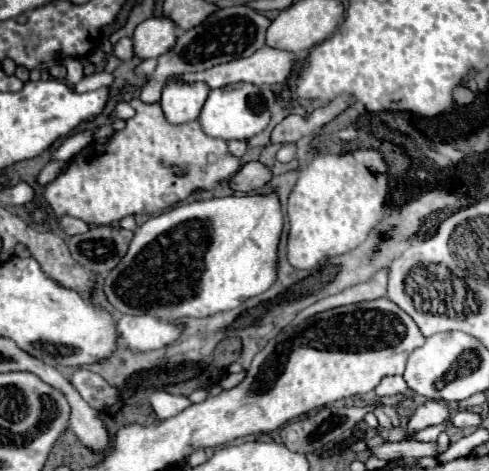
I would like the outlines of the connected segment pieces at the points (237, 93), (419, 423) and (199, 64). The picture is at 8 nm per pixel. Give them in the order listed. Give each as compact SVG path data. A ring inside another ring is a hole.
M228 85L226 89L212 89L208 93L198 121L208 137L216 137L222 141L248 141L266 129L274 103L276 95L268 85Z
M426 401L410 417L406 435L410 437L410 435L414 435L414 433L418 433L418 431L422 431L422 429L426 429L430 425L440 425L440 423L448 421L448 417L450 417L450 413L448 413L446 403L442 403L442 401Z
M228 7L228 9L214 11L202 23L204 25L198 25L190 31L180 33L176 39L176 45L168 53L158 57L156 71L150 75L150 79L142 87L142 93L140 93L142 103L146 103L146 105L158 103L162 83L170 75L178 75L182 71L206 71L214 65L254 55L260 47L264 47L264 33L270 25L270 19L266 19L264 15L260 15L258 11L254 11L250 7Z

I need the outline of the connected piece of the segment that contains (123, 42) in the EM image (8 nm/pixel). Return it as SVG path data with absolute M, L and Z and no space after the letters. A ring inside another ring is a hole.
M122 37L116 45L114 45L114 55L118 57L118 59L122 59L122 61L128 61L128 59L132 59L132 41L128 39L128 37Z

